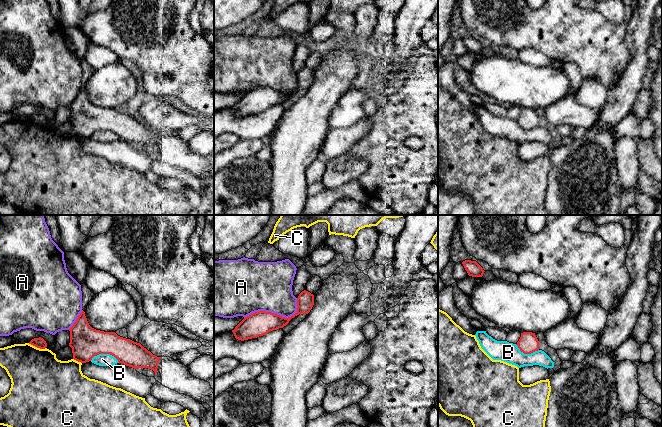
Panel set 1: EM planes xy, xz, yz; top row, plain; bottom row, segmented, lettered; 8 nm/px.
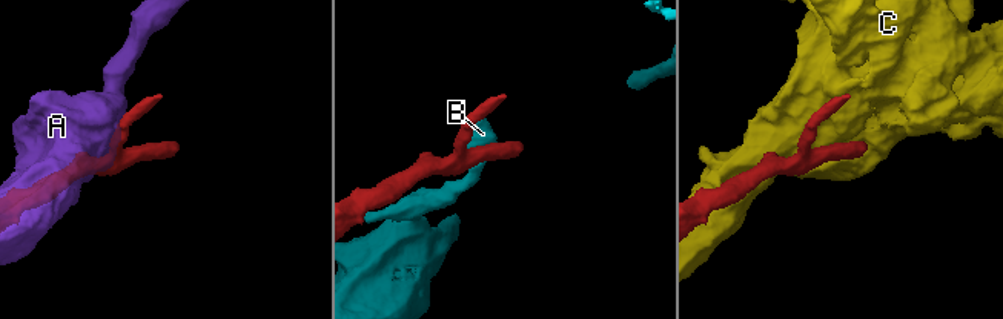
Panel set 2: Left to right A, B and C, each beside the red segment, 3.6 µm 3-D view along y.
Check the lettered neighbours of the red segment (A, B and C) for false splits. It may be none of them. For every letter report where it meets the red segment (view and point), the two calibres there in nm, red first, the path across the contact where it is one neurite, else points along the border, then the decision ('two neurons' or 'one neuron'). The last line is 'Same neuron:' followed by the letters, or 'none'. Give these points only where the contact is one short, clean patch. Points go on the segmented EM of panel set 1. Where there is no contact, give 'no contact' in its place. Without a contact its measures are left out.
A: xz (276, 314) | 190/400 nm | two neurons
B: xy (105, 353) | 260/100 nm | two neurons
C: xy (37, 347) | 80/440 nm | two neurons
Same neuron: none

